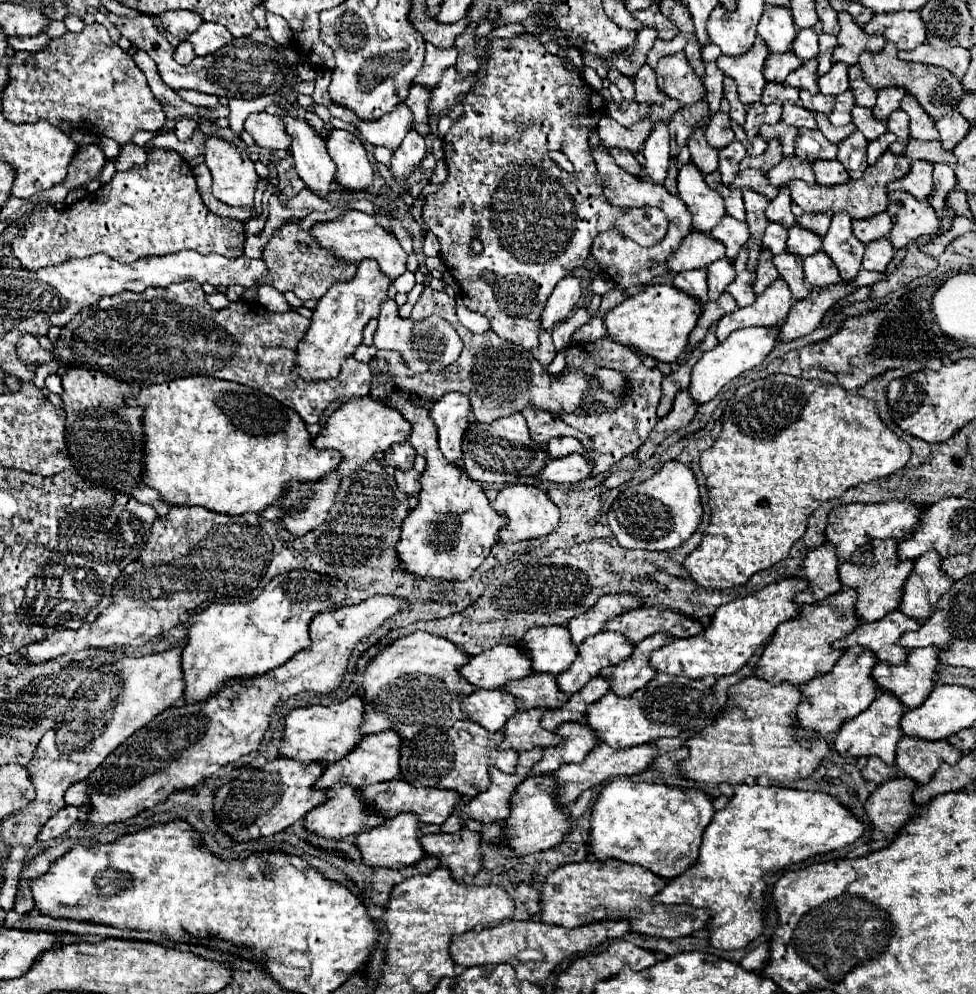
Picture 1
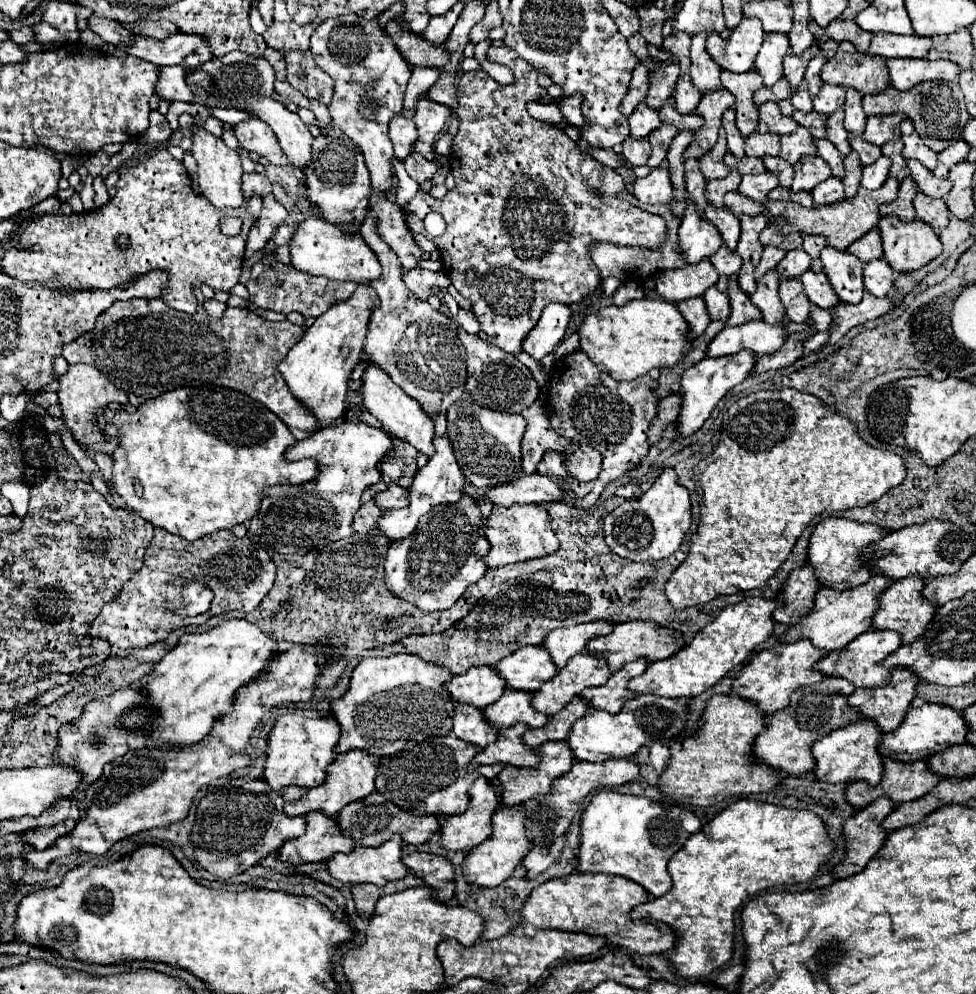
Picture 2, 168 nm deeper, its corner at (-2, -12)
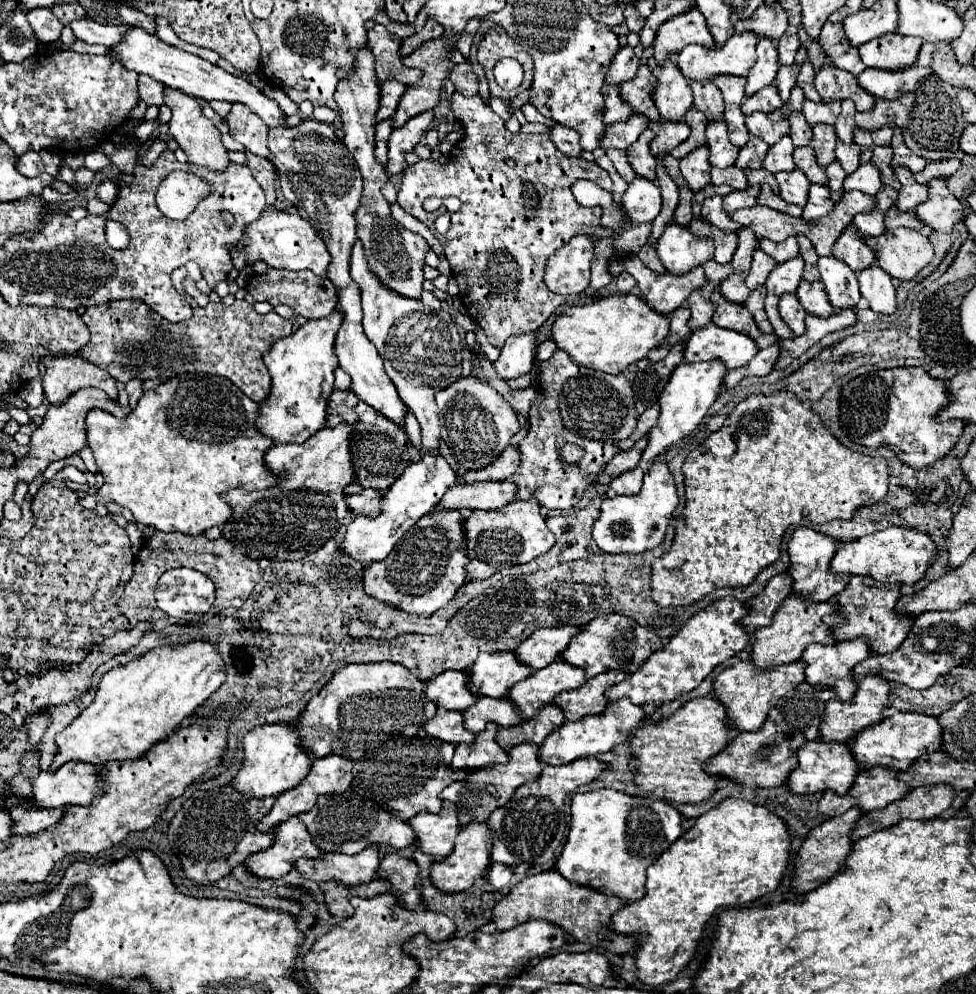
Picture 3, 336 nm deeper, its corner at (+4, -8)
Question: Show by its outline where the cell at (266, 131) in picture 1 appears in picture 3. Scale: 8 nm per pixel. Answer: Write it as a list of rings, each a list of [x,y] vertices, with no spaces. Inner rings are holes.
[[[232,103],[232,109],[226,115],[226,123],[230,127],[230,135],[240,141],[248,151],[258,157],[268,157],[268,125],[250,107],[242,103]]]

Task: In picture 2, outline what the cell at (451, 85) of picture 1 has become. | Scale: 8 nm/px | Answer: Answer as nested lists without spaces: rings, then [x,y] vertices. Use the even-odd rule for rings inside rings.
[[[422,97],[418,101],[418,111],[414,115],[414,121],[418,123],[418,143],[414,143],[414,151],[422,153],[426,159],[436,163],[440,155],[434,153],[434,143],[438,135],[444,131],[450,115],[452,115],[450,107]]]

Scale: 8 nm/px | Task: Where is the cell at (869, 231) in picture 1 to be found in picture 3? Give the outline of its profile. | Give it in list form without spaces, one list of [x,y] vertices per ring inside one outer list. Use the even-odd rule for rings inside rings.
[[[850,225],[836,239],[836,243],[832,247],[832,257],[844,261],[854,273],[870,267],[876,259],[872,255],[872,249],[866,245],[866,241],[862,237],[858,237],[854,227],[850,227]]]

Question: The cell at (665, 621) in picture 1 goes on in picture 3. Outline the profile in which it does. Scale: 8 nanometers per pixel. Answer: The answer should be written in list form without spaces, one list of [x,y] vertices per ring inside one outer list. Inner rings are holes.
[[[610,613],[610,615],[598,615],[590,623],[586,623],[578,635],[572,637],[572,643],[566,647],[566,651],[560,653],[562,661],[568,661],[574,667],[584,669],[586,677],[594,677],[598,673],[606,671],[624,671],[634,673],[654,651],[662,647],[662,639],[648,629],[640,627],[636,621]]]

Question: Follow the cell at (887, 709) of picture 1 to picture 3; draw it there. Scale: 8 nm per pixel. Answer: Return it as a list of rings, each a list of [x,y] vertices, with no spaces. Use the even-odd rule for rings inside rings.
[[[822,739],[808,741],[798,749],[798,767],[788,775],[786,787],[794,795],[812,795],[822,791],[834,791],[836,795],[846,795],[848,787],[854,783],[858,773],[858,763],[852,757],[846,743],[824,743]]]

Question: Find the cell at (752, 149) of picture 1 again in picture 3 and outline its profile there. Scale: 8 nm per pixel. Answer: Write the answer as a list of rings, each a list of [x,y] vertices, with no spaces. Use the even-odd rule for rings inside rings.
[[[712,167],[712,185],[730,185],[732,189],[746,189],[746,175],[744,171],[740,171],[738,167],[726,167],[726,169],[718,169]]]

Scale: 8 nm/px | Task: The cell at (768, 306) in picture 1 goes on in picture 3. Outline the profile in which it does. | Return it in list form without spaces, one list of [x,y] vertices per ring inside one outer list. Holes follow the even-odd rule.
[[[712,323],[700,331],[692,331],[684,343],[686,363],[716,359],[724,363],[726,369],[744,367],[756,353],[756,343],[752,343],[748,335],[720,329]]]

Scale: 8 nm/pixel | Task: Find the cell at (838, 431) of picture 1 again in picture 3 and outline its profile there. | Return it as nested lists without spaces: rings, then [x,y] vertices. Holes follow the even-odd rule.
[[[778,391],[776,395],[750,395],[748,399],[744,399],[742,403],[738,403],[732,413],[728,415],[726,423],[722,425],[720,431],[712,433],[702,445],[698,445],[694,451],[688,453],[684,465],[682,465],[682,473],[684,473],[684,483],[686,483],[686,507],[682,513],[682,519],[676,519],[676,535],[672,541],[672,547],[668,553],[664,553],[660,559],[656,559],[652,563],[652,599],[660,605],[660,607],[676,607],[676,605],[692,605],[696,603],[700,597],[712,593],[714,589],[720,587],[746,587],[754,581],[754,577],[768,567],[770,563],[774,563],[778,559],[778,549],[780,549],[780,541],[784,531],[790,525],[800,525],[800,523],[812,523],[812,525],[822,525],[834,519],[852,519],[854,511],[858,511],[860,507],[866,505],[874,505],[878,503],[886,491],[888,491],[888,465],[884,463],[884,459],[876,459],[876,457],[868,457],[868,455],[860,455],[854,453],[846,447],[842,447],[834,435],[824,427],[824,423],[820,421],[820,417],[812,411],[806,409],[796,395],[788,395],[786,391]]]

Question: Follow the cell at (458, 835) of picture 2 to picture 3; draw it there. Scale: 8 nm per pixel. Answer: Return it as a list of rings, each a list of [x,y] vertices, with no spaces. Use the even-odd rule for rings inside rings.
[[[444,801],[438,813],[424,811],[408,819],[406,823],[414,829],[420,851],[436,859],[444,859],[444,855],[452,851],[452,843],[456,839],[456,833],[460,831],[456,809],[448,801]]]

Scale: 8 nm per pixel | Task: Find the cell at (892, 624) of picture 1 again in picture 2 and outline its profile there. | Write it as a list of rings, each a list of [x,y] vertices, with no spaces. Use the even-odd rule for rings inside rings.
[[[870,631],[866,635],[860,635],[858,639],[850,641],[844,649],[840,651],[830,651],[824,659],[816,663],[818,671],[824,675],[834,675],[834,677],[846,677],[852,681],[856,687],[880,687],[890,679],[890,671],[882,665],[882,661],[894,653],[902,645],[902,635],[896,631]]]

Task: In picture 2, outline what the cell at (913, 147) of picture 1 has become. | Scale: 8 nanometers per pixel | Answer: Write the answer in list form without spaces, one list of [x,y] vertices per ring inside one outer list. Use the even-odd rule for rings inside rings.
[[[908,159],[908,169],[910,169],[910,177],[918,183],[920,193],[932,195],[932,197],[944,197],[946,193],[950,193],[952,189],[950,179],[948,177],[938,179],[930,169],[918,163],[918,159]]]

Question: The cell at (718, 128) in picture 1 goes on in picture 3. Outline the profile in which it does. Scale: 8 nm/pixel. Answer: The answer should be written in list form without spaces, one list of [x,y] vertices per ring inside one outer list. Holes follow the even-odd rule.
[[[700,147],[692,151],[692,155],[686,155],[680,161],[680,173],[694,193],[710,185],[710,163],[708,163],[708,147]]]

